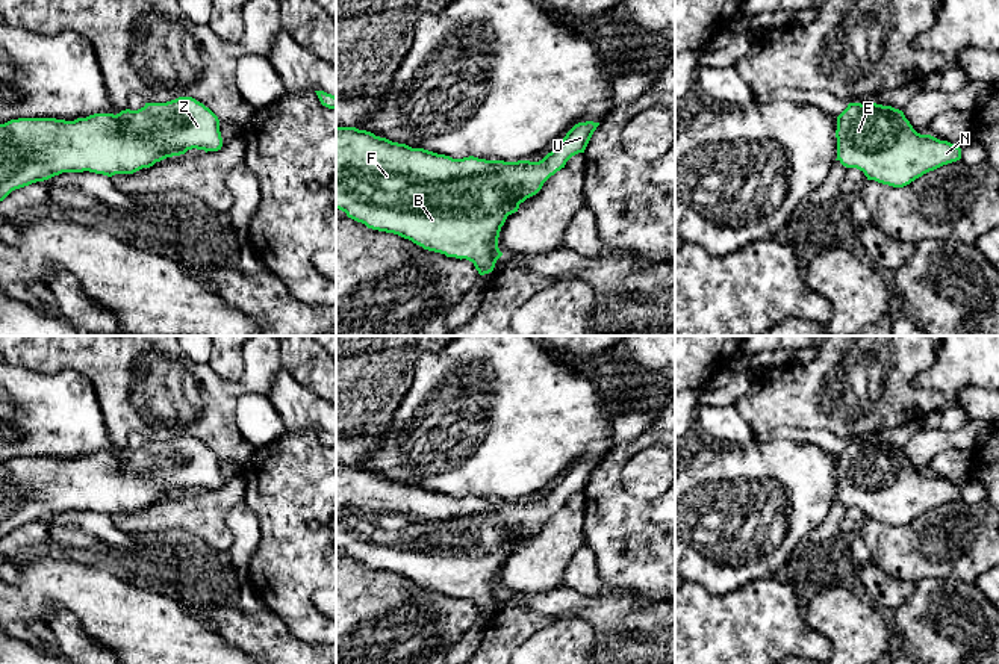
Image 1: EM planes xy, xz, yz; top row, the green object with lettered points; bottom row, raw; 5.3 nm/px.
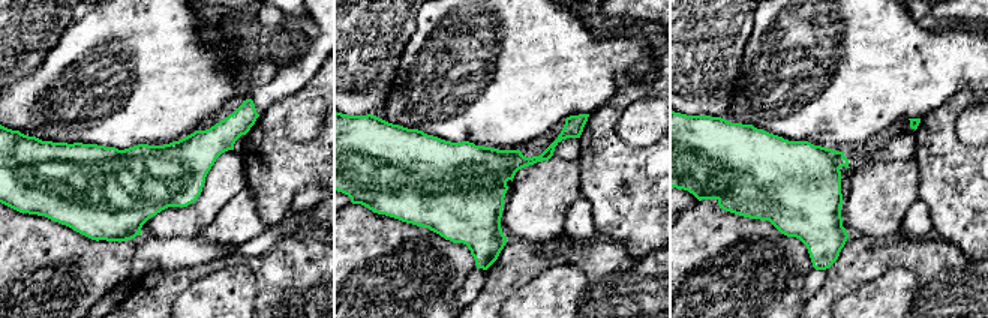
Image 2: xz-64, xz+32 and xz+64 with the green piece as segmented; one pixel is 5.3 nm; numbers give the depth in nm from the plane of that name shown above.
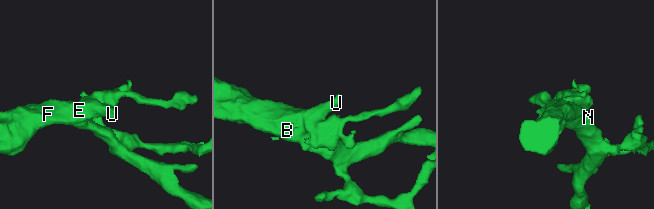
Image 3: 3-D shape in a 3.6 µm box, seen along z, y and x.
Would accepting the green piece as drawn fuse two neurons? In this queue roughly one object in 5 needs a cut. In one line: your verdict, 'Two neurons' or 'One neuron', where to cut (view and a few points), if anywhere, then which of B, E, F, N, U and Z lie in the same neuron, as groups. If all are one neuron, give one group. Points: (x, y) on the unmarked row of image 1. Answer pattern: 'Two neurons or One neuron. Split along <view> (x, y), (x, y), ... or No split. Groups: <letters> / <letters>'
One neuron. No split. Groups: B E F N U Z

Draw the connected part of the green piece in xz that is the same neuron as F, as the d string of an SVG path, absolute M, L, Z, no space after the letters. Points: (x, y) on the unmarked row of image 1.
M593 460L575 463L560 484L539 501L474 495L453 498L356 466L336 464L336 548L368 567L398 573L447 596L466 597L484 614L493 610L503 594L498 576L507 555L536 534L572 495L584 492L598 464Z

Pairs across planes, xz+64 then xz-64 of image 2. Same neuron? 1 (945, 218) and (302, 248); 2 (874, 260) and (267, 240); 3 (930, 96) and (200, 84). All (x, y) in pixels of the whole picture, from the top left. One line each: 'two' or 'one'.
1: two
2: two
3: one

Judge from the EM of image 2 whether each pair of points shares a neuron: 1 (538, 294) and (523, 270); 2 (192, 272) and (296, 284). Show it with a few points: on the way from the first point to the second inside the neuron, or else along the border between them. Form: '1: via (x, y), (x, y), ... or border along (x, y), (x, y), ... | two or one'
1: border along (561, 264), (537, 275), (502, 302) | two
2: via (218, 264), (225, 261), (249, 261), (270, 269) | one

